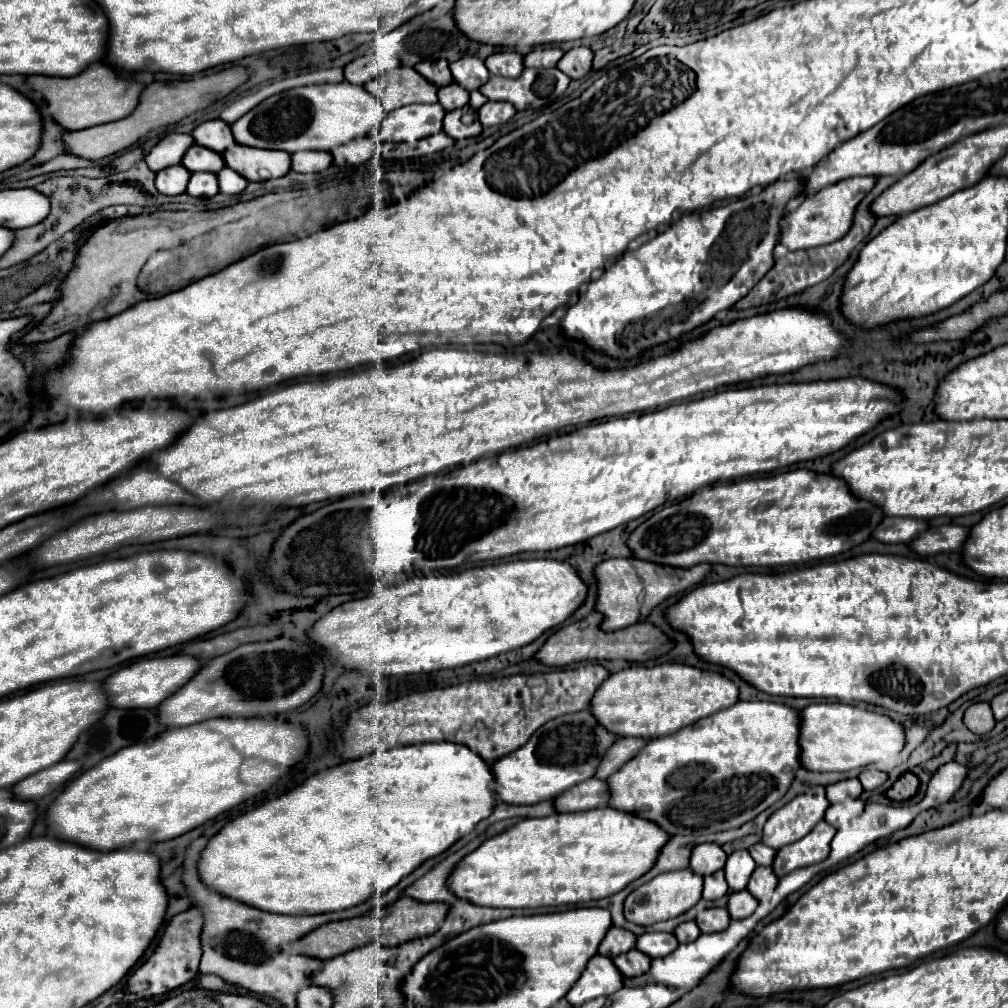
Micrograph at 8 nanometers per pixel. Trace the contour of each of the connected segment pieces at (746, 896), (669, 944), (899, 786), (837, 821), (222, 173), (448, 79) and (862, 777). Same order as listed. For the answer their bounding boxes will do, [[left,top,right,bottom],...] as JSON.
[[727,892,757,920],[635,932,679,958],[885,772,919,802],[825,800,863,828],[217,166,249,194],[415,60,453,86],[859,768,887,790]]

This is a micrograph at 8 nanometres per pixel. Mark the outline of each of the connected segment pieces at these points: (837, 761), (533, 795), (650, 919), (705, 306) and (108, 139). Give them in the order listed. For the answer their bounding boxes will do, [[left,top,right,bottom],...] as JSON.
[[799,702,905,772],[491,710,615,804],[623,868,703,926],[561,178,801,360],[63,66,249,160]]

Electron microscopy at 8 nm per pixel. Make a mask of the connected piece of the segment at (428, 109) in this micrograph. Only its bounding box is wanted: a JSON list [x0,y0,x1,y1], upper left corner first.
[381,104,445,142]

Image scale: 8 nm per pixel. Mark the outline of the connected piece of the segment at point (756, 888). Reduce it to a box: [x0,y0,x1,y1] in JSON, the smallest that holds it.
[747,868,777,900]

